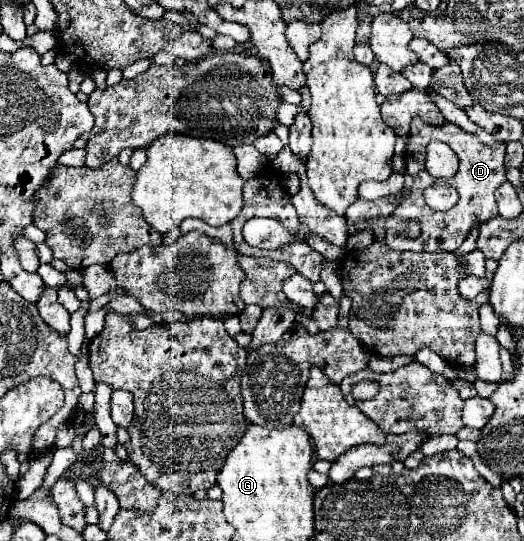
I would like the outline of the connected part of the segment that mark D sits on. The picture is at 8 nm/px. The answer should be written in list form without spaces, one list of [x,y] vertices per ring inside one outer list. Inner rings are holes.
[[[413,118],[409,142],[407,142],[407,150],[405,150],[405,164],[407,164],[407,172],[413,176],[413,188],[411,188],[411,194],[387,218],[387,224],[385,224],[387,246],[391,246],[393,250],[413,250],[413,252],[441,252],[441,250],[453,252],[453,250],[457,250],[473,226],[497,216],[497,204],[495,204],[493,192],[497,186],[501,186],[501,182],[507,180],[503,158],[505,158],[503,144],[489,148],[489,146],[481,144],[473,134],[463,132],[455,124],[447,122],[443,126],[429,126],[421,118]],[[429,140],[441,140],[441,142],[449,144],[449,148],[453,148],[453,152],[459,158],[459,172],[453,178],[443,180],[443,184],[455,186],[459,190],[459,202],[449,212],[433,212],[423,200],[423,190],[427,186],[433,186],[435,182],[439,182],[433,176],[429,176],[425,170],[425,152],[427,152]],[[407,222],[417,222],[421,226],[421,234],[417,238],[405,236]]]

